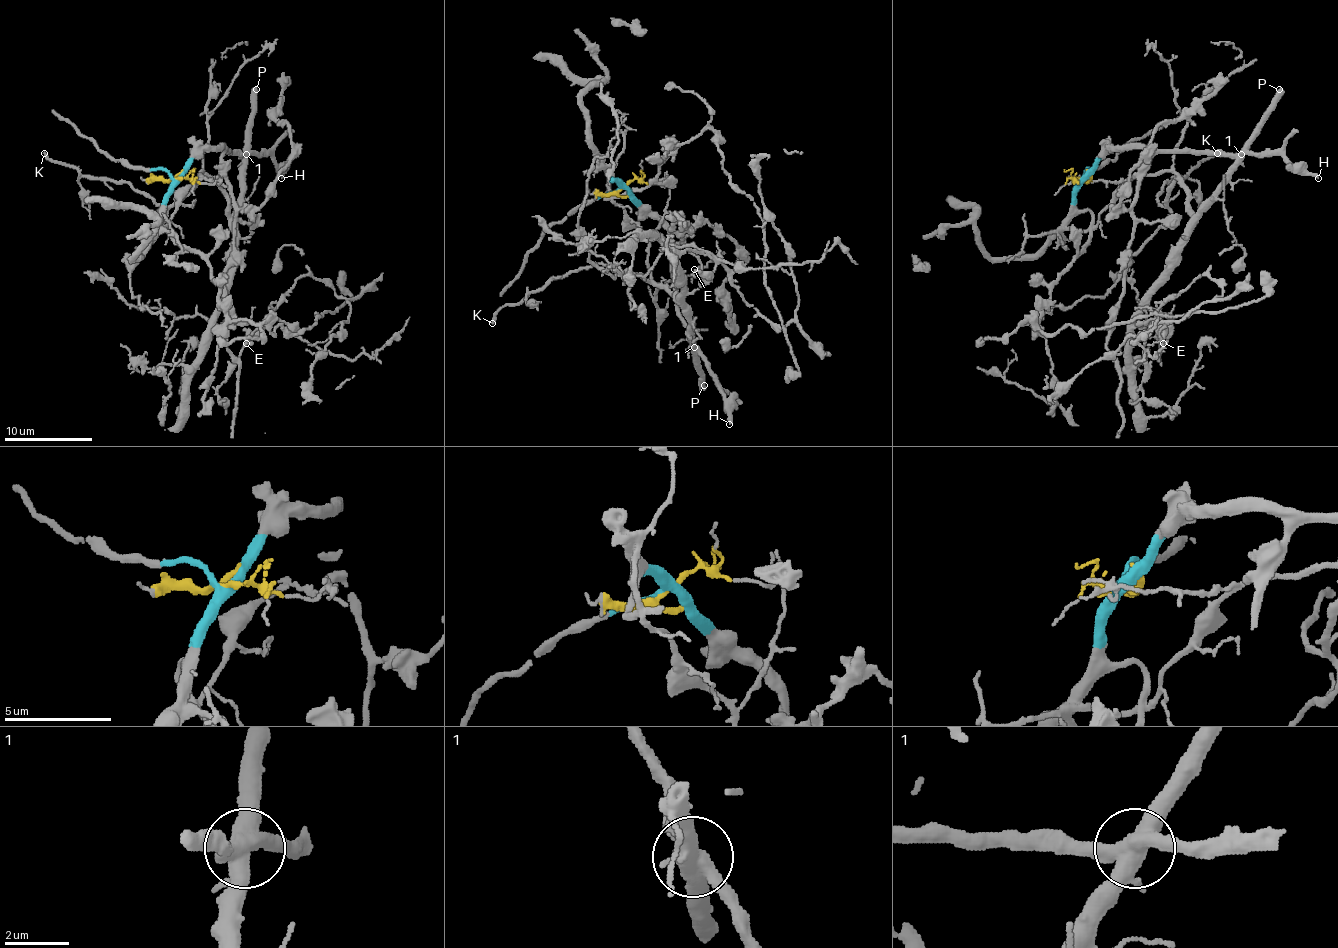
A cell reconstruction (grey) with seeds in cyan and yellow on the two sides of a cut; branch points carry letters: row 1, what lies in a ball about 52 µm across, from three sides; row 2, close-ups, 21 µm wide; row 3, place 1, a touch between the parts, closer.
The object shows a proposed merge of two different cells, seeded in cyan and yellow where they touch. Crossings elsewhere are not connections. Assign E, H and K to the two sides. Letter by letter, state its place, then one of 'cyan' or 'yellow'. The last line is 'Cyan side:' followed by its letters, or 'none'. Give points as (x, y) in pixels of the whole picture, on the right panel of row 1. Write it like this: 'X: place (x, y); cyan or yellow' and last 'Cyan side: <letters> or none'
E: place (1163, 343); yellow
H: place (1318, 178); cyan
K: place (1217, 153); yellow
Cyan side: H

